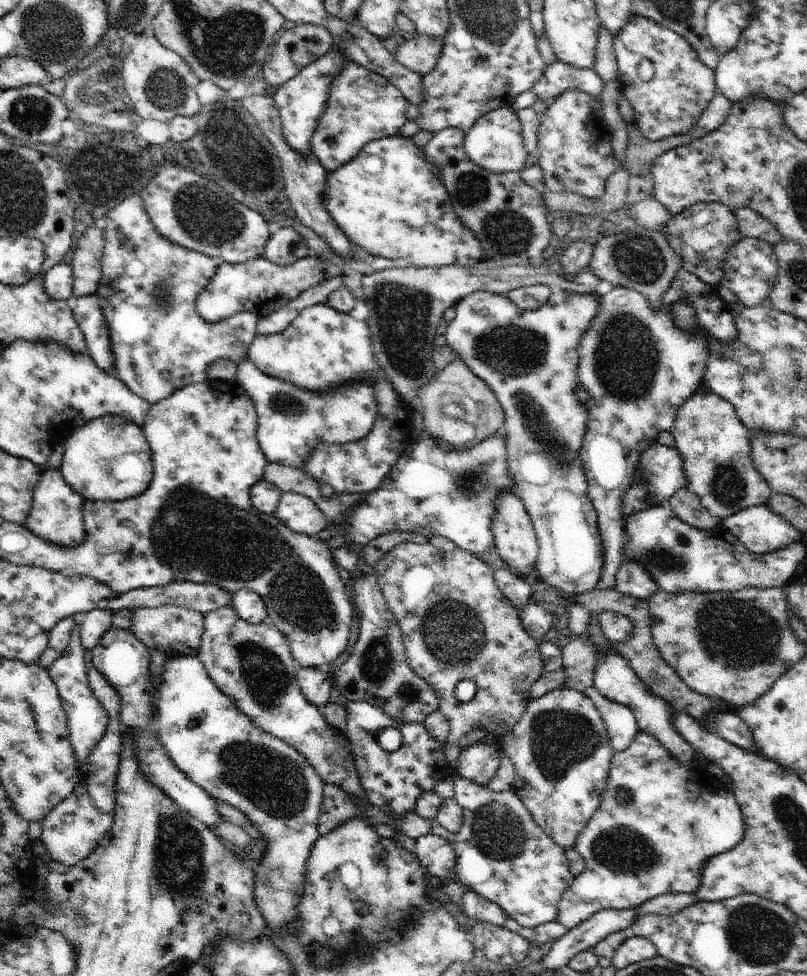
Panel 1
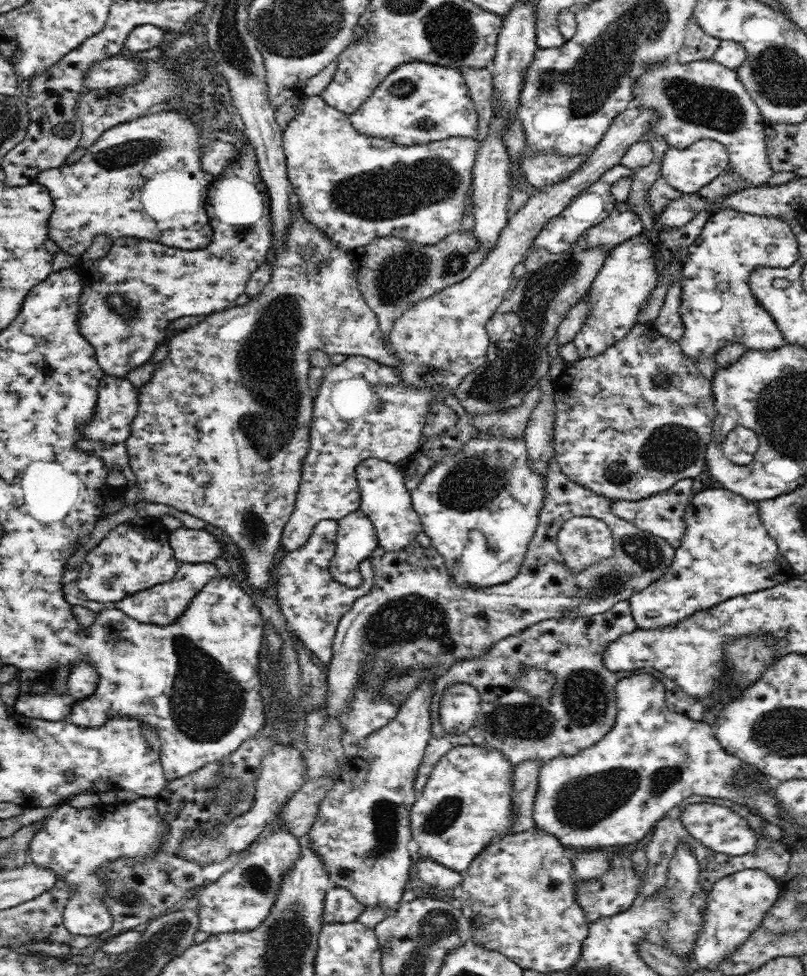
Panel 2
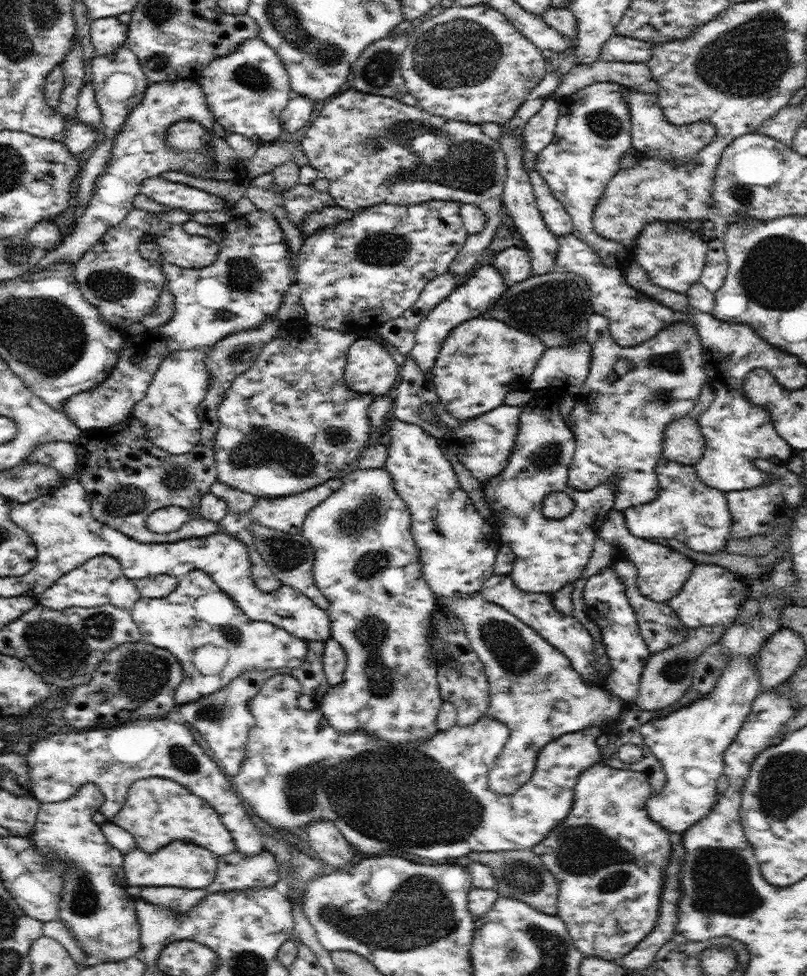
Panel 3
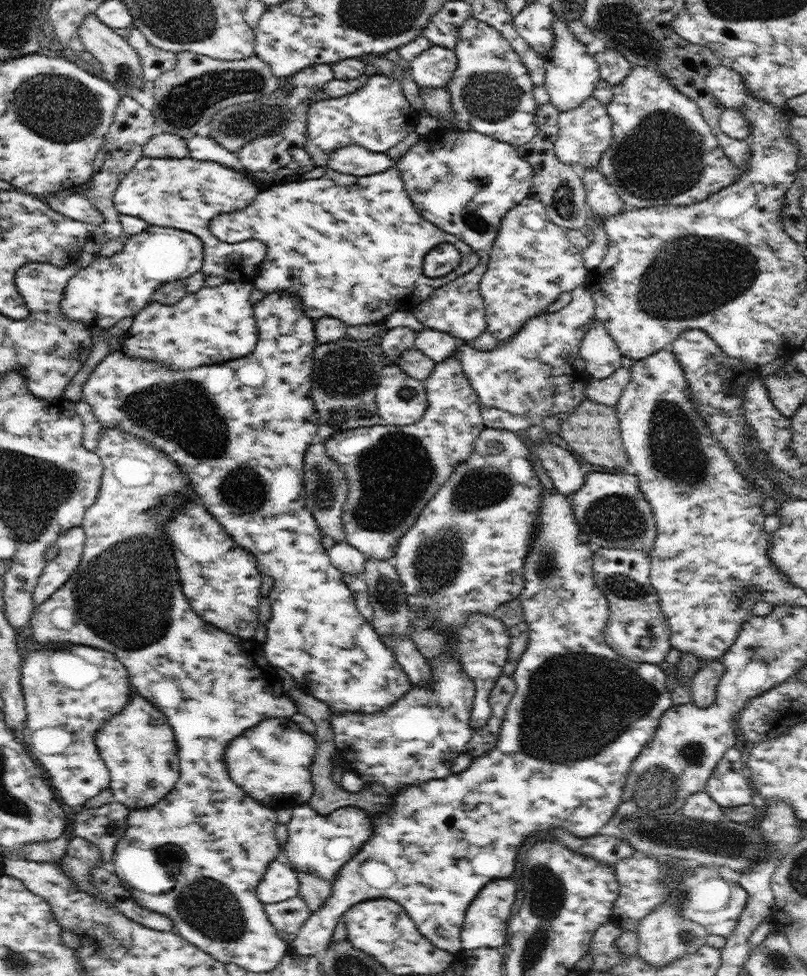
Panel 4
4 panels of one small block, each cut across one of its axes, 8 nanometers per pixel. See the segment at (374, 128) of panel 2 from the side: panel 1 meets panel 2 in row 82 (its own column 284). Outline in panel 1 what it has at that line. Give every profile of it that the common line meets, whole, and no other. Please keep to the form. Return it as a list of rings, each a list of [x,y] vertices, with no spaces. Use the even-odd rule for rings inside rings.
[[[247,356],[238,362],[236,381],[250,395],[257,412],[257,439],[269,463],[305,470],[307,459],[321,444],[356,442],[372,429],[378,416],[375,388],[370,381],[342,385],[327,393],[303,389],[271,377]]]

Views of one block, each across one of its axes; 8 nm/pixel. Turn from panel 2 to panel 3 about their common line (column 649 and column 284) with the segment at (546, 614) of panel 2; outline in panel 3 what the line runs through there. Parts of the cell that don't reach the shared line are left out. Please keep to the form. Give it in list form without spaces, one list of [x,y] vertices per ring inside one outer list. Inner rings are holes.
[[[258,522],[252,523],[252,535],[254,535],[252,540],[256,550],[260,552],[262,560],[272,570],[272,574],[280,580],[282,587],[291,587],[294,591],[304,594],[318,608],[326,611],[329,606],[328,600],[318,591],[312,578],[315,550],[309,540],[302,533],[287,533]]]

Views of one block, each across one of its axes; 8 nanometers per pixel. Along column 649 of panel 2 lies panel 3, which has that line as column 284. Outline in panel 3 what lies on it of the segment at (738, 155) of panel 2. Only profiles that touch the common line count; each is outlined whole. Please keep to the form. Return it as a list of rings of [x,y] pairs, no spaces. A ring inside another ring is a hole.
[[[254,35],[238,45],[238,49],[216,57],[198,72],[206,103],[215,122],[231,133],[242,134],[260,147],[284,135],[280,116],[294,94],[290,78],[280,56],[262,39]]]

